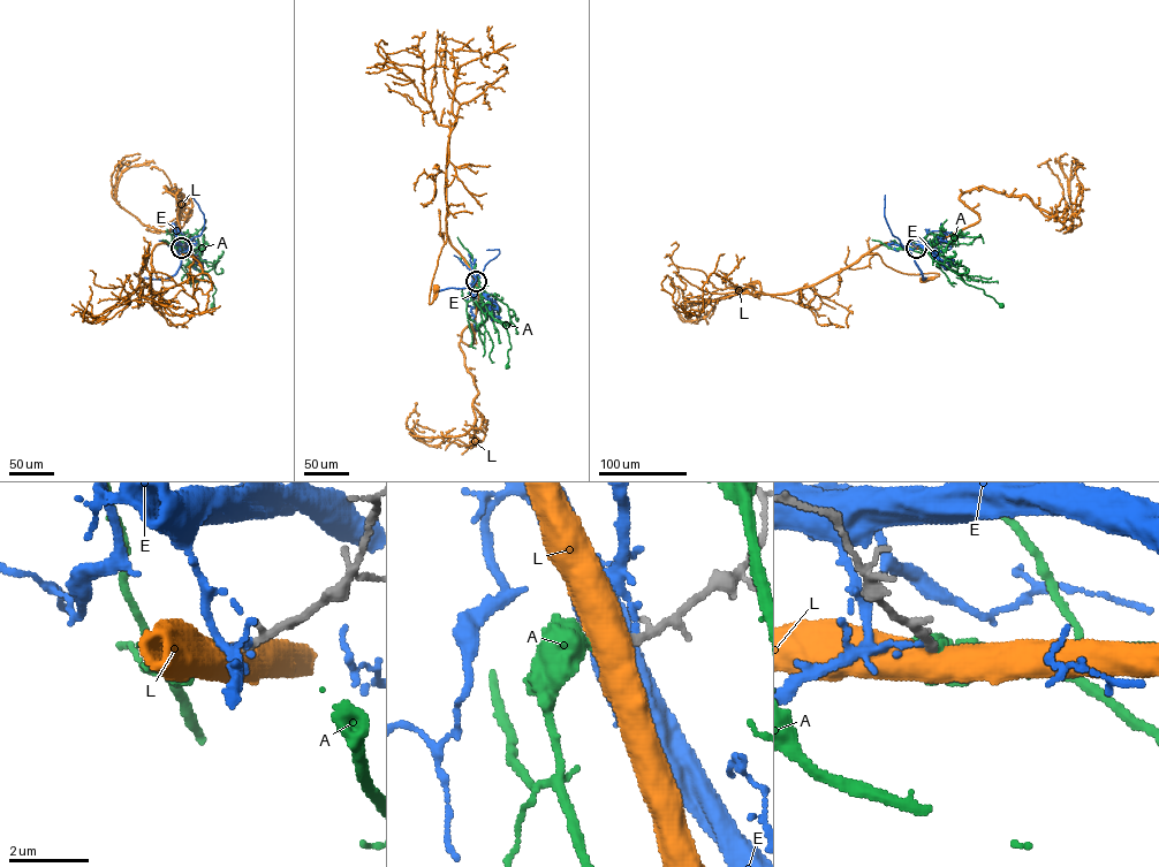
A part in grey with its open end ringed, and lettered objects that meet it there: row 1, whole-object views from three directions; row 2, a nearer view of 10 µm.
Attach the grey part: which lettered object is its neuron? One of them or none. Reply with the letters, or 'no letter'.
A

